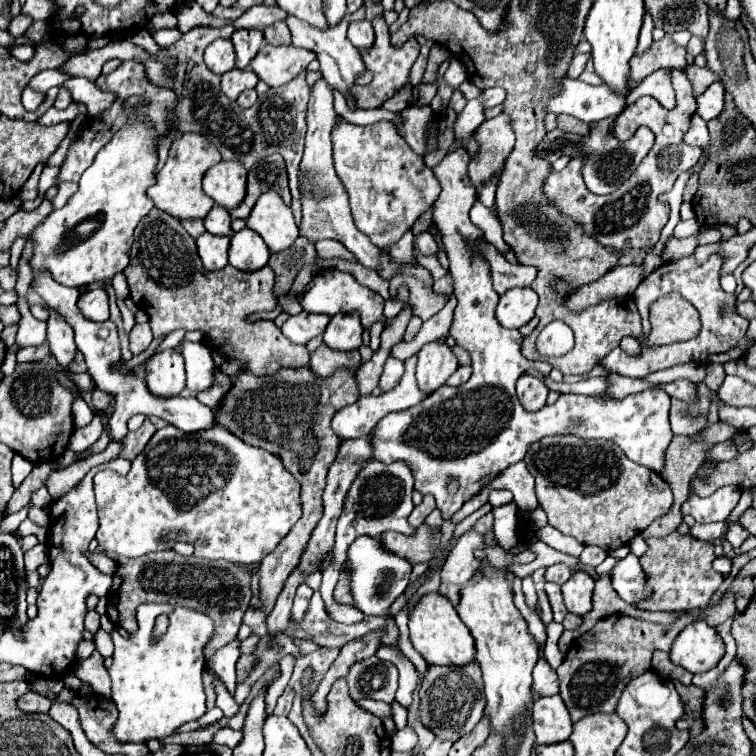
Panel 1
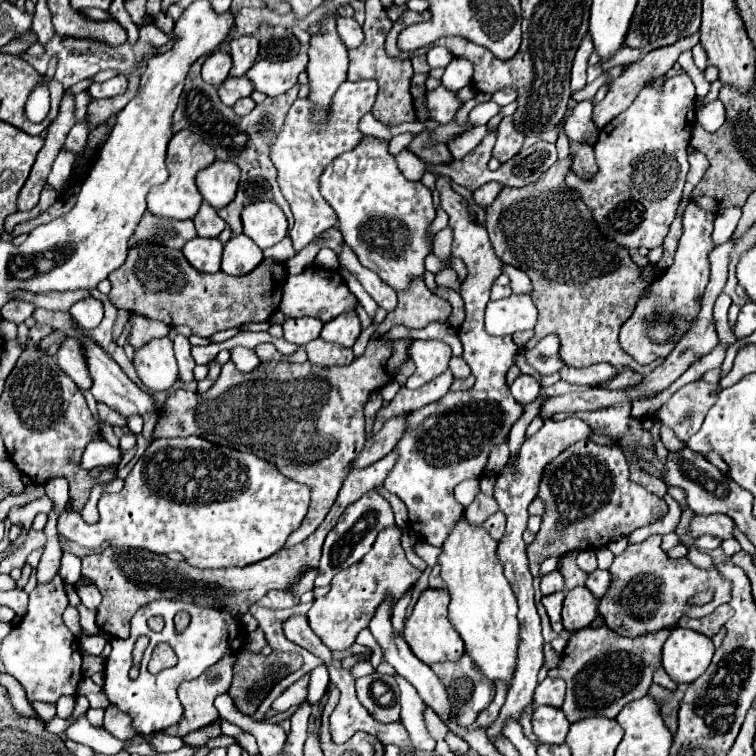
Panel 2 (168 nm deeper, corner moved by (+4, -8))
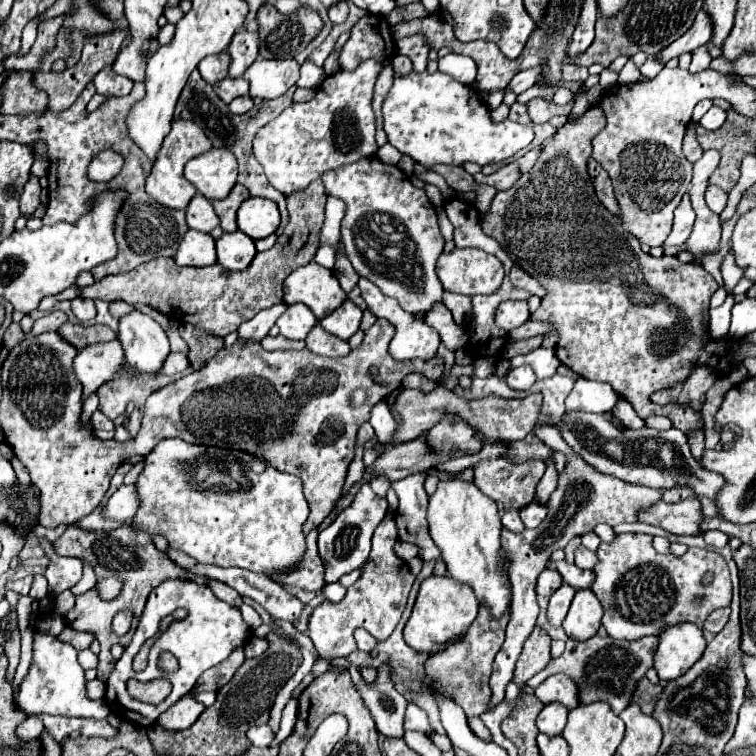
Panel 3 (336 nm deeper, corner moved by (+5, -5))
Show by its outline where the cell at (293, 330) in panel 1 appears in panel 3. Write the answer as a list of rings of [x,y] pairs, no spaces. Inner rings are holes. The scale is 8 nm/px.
[[[302,303],[288,305],[288,309],[276,321],[280,335],[288,339],[304,339],[316,323],[318,319],[314,317],[314,313],[310,313],[310,309],[306,309],[306,305]]]

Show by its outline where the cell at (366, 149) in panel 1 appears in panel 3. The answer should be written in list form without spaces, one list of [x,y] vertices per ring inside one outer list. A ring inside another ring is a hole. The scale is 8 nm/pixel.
[[[368,157],[356,161],[354,165],[344,165],[342,169],[324,173],[322,181],[326,185],[328,195],[346,201],[346,215],[342,219],[342,241],[346,247],[346,255],[354,265],[354,271],[360,277],[372,281],[384,295],[394,297],[400,303],[400,307],[408,313],[428,313],[436,303],[442,303],[444,289],[434,273],[434,265],[438,255],[442,253],[444,237],[438,229],[436,213],[426,193],[422,189],[416,189],[396,165],[386,165],[376,157]],[[396,233],[404,233],[406,239],[394,239],[392,235]]]

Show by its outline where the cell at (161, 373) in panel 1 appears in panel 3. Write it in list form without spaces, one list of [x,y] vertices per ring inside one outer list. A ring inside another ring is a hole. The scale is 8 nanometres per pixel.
[[[132,311],[118,321],[118,341],[126,361],[140,373],[154,373],[170,353],[164,329],[140,311]]]

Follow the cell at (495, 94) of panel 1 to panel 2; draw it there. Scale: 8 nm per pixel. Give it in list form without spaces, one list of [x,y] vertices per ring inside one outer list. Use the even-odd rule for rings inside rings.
[[[513,88],[499,90],[499,92],[495,92],[495,94],[491,96],[491,100],[493,100],[493,102],[497,102],[499,106],[507,106],[507,104],[511,104],[515,98],[517,98],[517,92],[515,92]]]

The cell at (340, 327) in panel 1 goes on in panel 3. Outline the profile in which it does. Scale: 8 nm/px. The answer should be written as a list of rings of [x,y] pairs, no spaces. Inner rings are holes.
[[[346,299],[336,311],[332,311],[324,319],[320,319],[320,325],[328,333],[346,341],[348,337],[352,337],[358,331],[360,321],[362,321],[362,309],[356,303],[352,303],[350,299]]]

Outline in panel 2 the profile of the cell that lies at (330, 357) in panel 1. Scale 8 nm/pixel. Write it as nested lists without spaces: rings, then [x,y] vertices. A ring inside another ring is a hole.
[[[321,338],[311,340],[305,346],[305,350],[307,350],[307,356],[309,356],[311,364],[325,366],[325,368],[345,366],[345,364],[351,364],[355,360],[355,356],[349,348],[339,348],[337,344],[327,344]]]

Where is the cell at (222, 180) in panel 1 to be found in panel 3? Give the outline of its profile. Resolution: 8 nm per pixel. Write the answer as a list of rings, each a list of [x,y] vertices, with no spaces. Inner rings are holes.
[[[210,149],[184,167],[184,177],[210,201],[226,197],[236,185],[236,175],[236,157],[228,149]]]

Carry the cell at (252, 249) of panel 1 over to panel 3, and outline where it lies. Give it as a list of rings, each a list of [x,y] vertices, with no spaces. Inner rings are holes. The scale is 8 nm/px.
[[[234,231],[234,233],[224,233],[216,241],[216,255],[222,267],[230,271],[242,271],[254,259],[256,247],[254,241],[246,237],[242,231]]]

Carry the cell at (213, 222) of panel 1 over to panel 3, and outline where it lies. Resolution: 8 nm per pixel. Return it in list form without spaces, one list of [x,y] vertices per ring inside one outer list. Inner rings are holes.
[[[194,195],[194,199],[186,207],[186,223],[190,229],[210,233],[218,227],[218,215],[212,209],[212,203],[204,195]]]

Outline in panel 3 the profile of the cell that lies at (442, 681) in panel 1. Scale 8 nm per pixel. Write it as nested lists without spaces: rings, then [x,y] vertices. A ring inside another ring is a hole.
[[[480,605],[478,617],[470,625],[470,629],[458,639],[458,643],[448,643],[444,645],[444,649],[428,655],[426,659],[426,675],[440,679],[442,687],[448,689],[448,693],[456,699],[456,703],[468,715],[482,715],[484,711],[488,711],[488,703],[492,697],[488,677],[492,673],[494,657],[504,643],[504,631],[506,631],[508,619],[510,619],[510,613],[504,613],[500,619],[494,619],[490,615],[490,609],[486,605]],[[472,687],[478,687],[478,691],[472,691]]]

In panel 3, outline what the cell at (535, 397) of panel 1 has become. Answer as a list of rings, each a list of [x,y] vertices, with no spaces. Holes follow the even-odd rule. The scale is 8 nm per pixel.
[[[522,365],[522,367],[516,367],[516,369],[512,369],[508,375],[506,375],[506,381],[508,381],[508,385],[512,387],[512,389],[530,389],[532,385],[534,385],[534,381],[536,381],[536,375],[534,375],[534,371],[532,371],[532,367],[530,365]]]

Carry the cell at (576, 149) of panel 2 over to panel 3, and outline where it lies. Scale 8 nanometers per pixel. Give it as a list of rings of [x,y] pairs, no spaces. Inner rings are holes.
[[[590,159],[590,163],[588,163],[588,173],[590,173],[592,181],[594,181],[594,189],[596,189],[596,195],[598,195],[600,203],[602,203],[610,213],[618,215],[618,213],[620,213],[620,207],[618,207],[618,201],[616,201],[616,197],[614,197],[612,181],[610,181],[608,173],[606,173],[594,159]]]

